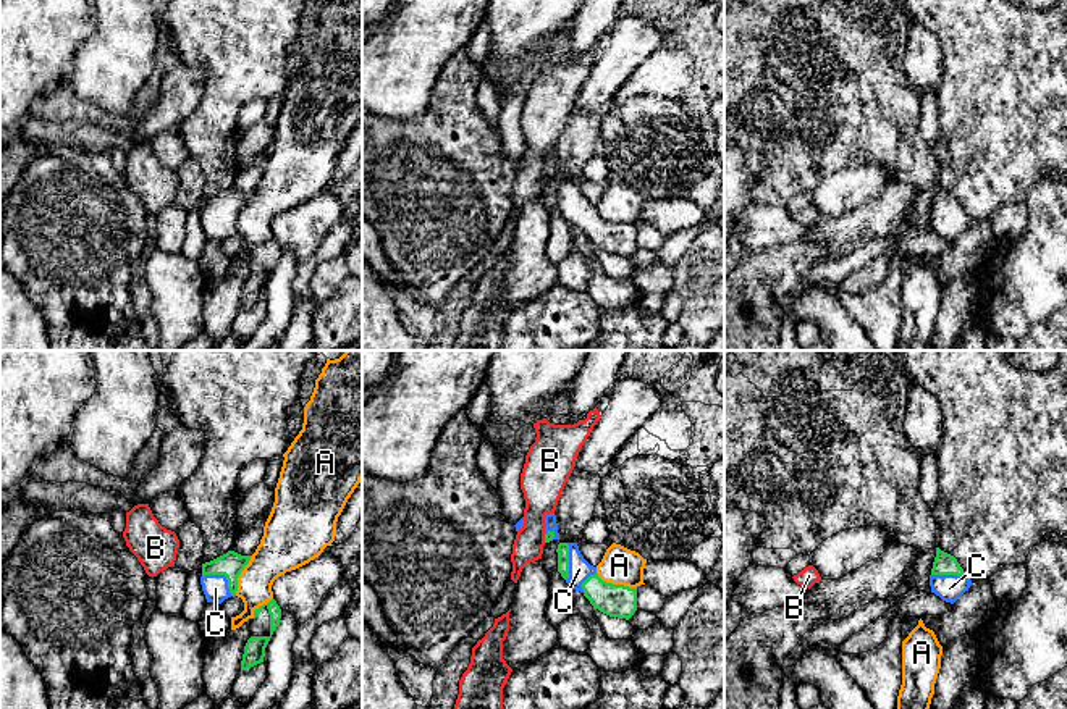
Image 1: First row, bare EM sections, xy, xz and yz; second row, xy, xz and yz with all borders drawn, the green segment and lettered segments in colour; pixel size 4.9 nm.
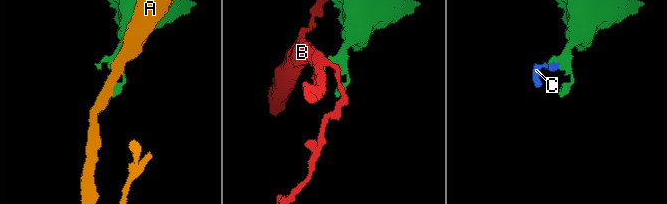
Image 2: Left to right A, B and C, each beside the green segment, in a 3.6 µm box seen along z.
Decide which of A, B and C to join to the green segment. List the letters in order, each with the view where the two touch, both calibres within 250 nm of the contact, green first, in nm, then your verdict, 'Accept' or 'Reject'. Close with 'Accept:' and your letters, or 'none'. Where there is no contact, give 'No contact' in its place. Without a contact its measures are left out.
A: Touches green in xz. Thickness 160 nm (green) against 190 nm. Reject
B: Touches green in xz. Thickness 50 nm (green) against 200 nm. Reject
C: Touches green in xy. Thickness 120 nm (green) against 130 nm. Accept
Accept: C

